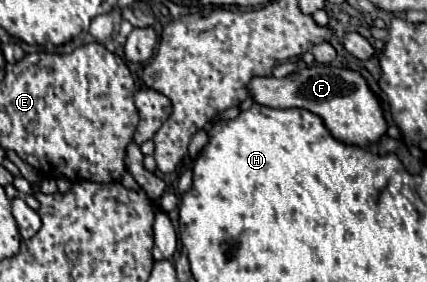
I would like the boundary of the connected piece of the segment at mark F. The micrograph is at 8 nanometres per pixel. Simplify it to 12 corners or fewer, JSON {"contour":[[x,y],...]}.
{"contour":[[304,68],[252,78],[262,106],[304,108],[332,136],[366,146],[386,134],[358,72]]}

